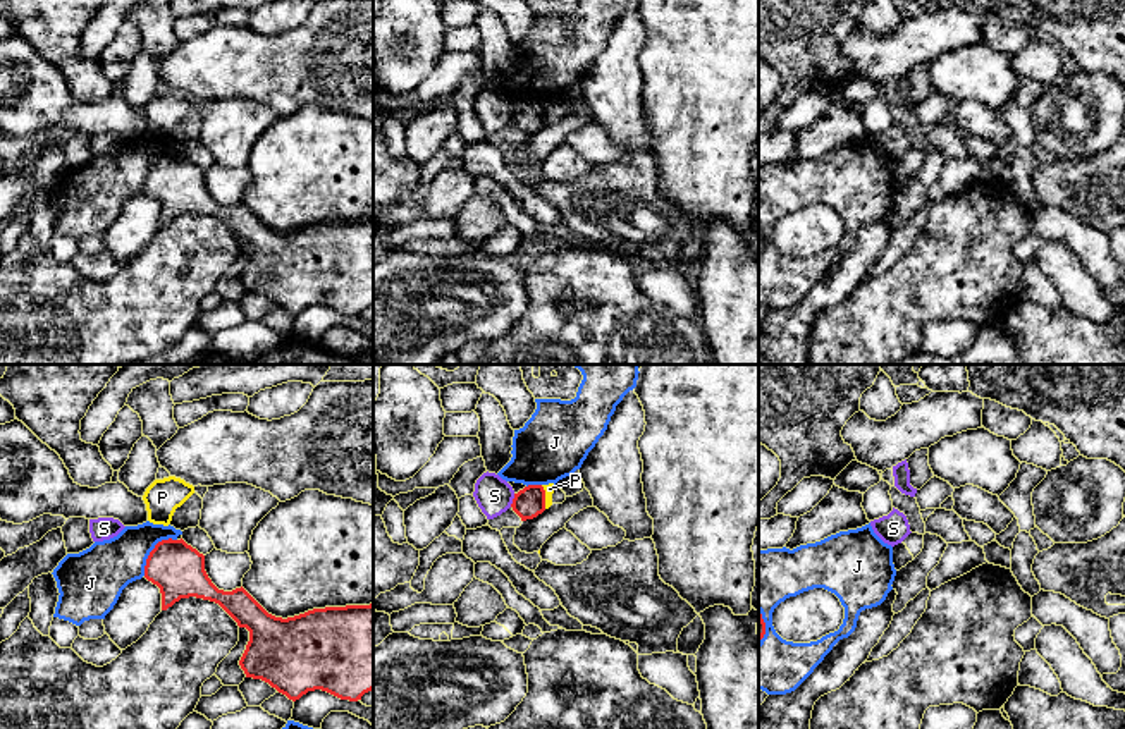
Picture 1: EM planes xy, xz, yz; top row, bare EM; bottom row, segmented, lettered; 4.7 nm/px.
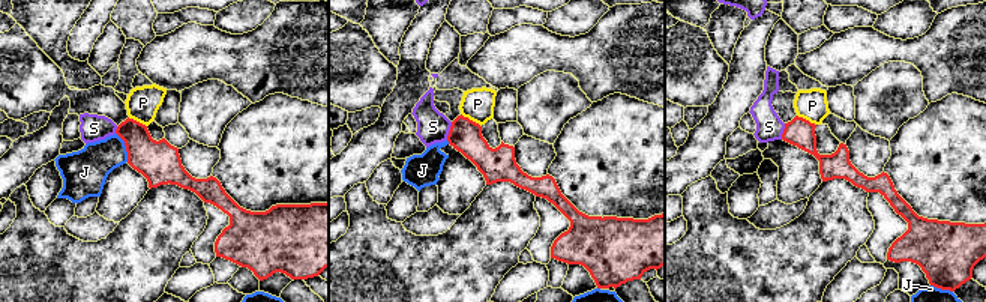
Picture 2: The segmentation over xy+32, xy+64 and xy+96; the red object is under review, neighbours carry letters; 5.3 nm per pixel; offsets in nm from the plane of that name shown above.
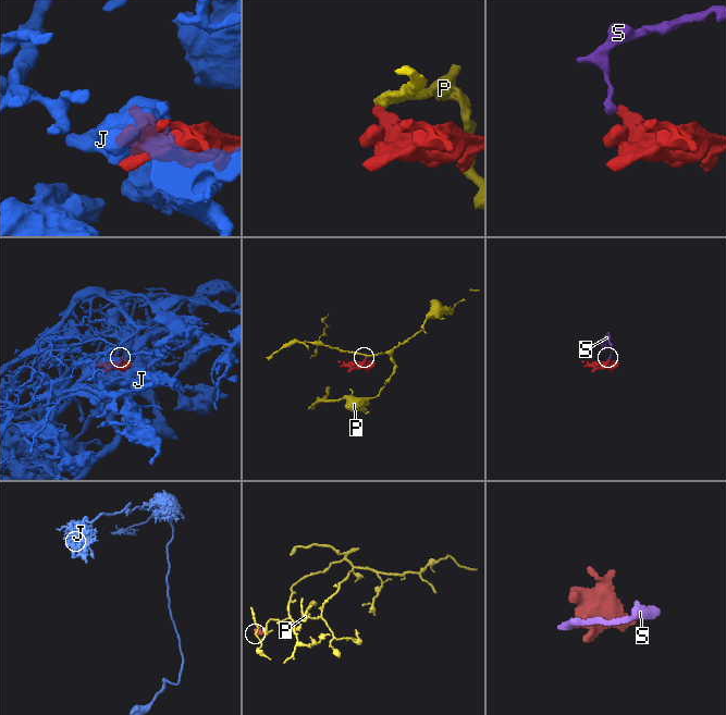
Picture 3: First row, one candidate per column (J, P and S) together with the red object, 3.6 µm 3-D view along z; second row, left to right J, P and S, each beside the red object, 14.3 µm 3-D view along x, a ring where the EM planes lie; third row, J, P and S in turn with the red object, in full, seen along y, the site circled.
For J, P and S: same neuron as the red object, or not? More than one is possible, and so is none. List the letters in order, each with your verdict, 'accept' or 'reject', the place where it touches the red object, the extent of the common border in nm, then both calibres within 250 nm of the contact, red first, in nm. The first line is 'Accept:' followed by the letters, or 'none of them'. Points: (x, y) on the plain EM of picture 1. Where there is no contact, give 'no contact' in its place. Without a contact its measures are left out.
Accept: none of them
J: reject | xy (152, 165) | 240 nm | 240/260 nm
P: reject | xz (544, 112) | 110 nm | 140/50 nm
S: reject | xz (513, 116) | 70 nm | 140/180 nm

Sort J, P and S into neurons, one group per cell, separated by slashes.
J / P / S

